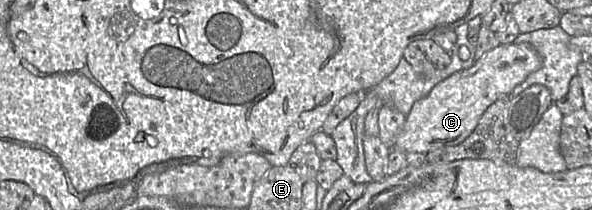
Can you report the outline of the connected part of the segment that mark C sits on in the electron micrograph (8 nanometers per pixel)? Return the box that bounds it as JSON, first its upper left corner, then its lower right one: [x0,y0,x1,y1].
[393,43,542,153]

